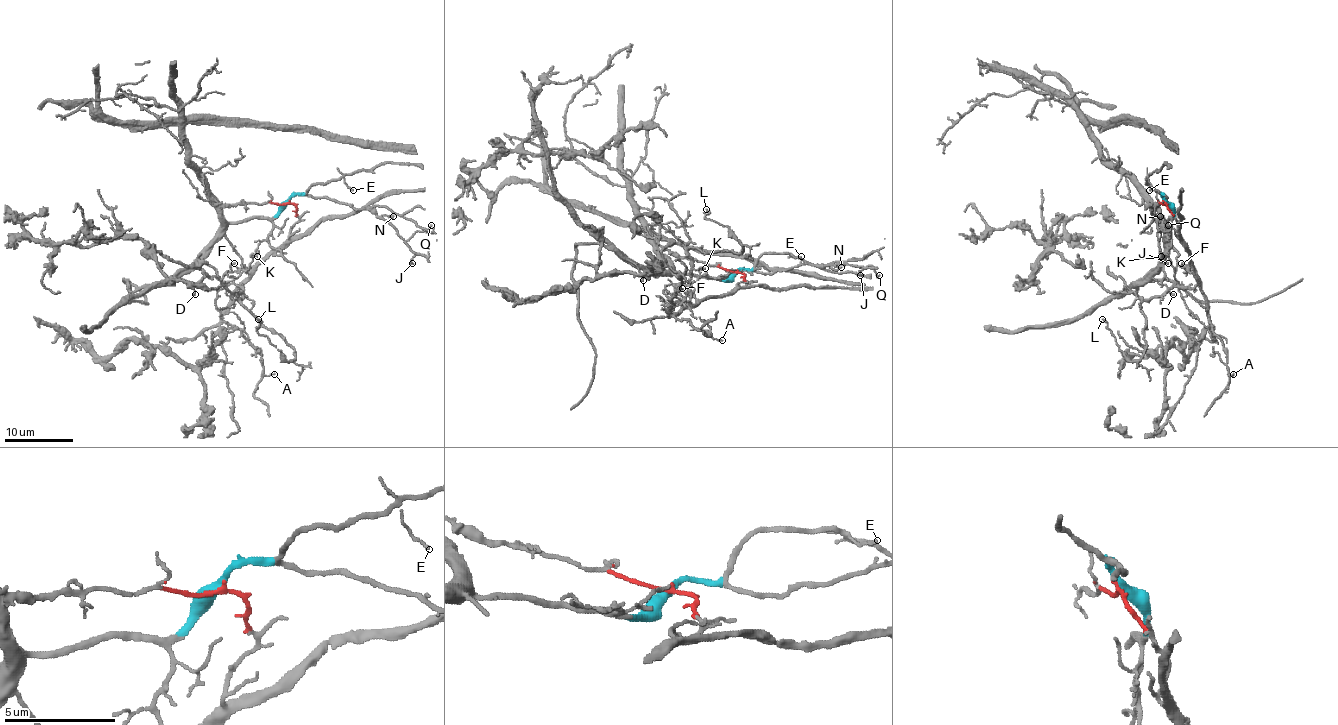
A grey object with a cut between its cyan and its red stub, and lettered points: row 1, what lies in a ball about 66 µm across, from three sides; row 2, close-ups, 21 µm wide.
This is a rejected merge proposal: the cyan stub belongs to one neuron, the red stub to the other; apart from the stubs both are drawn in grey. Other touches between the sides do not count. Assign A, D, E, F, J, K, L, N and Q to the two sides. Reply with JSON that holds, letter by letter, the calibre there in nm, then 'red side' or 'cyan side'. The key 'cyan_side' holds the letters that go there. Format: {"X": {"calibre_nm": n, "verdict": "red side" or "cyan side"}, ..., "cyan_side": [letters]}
{"A": {"calibre_nm": 100, "verdict": "red side"}, "D": {"calibre_nm": 110, "verdict": "cyan side"}, "E": {"calibre_nm": 120, "verdict": "cyan side"}, "F": {"calibre_nm": 130, "verdict": "red side"}, "J": {"calibre_nm": 120, "verdict": "cyan side"}, "K": {"calibre_nm": 80, "verdict": "cyan side"}, "L": {"calibre_nm": 120, "verdict": "red side"}, "N": {"calibre_nm": 180, "verdict": "cyan side"}, "Q": {"calibre_nm": 90, "verdict": "cyan side"}, "cyan_side": ["D", "E", "J", "K", "N", "Q"]}

